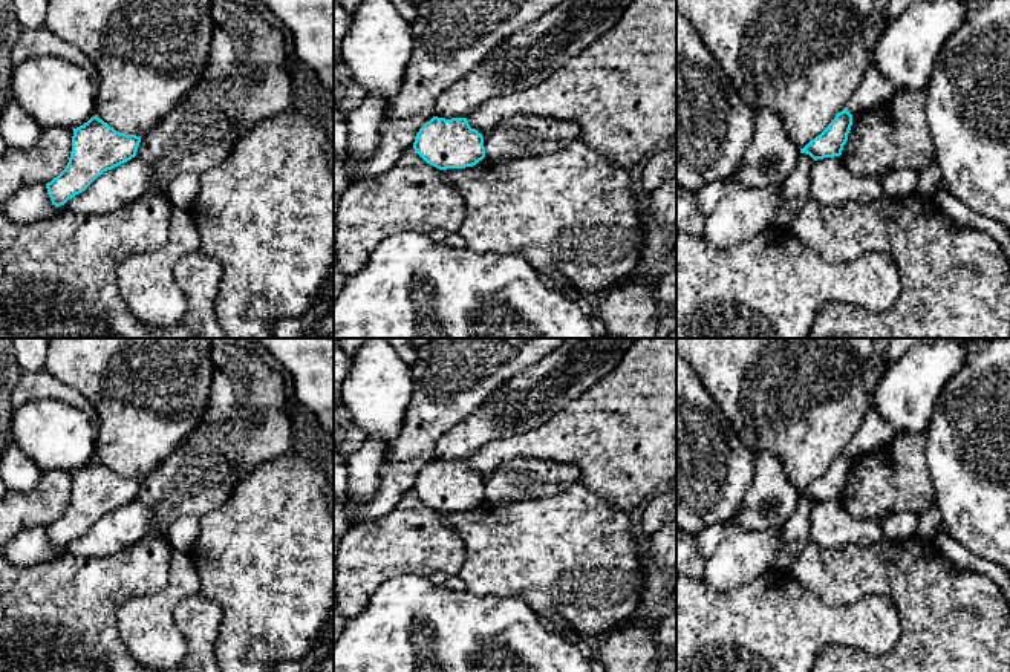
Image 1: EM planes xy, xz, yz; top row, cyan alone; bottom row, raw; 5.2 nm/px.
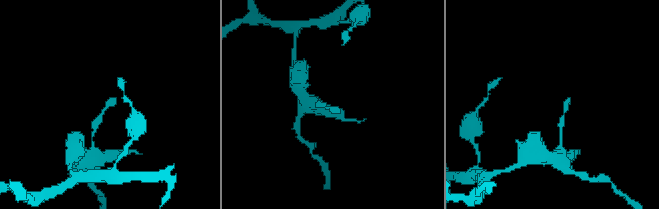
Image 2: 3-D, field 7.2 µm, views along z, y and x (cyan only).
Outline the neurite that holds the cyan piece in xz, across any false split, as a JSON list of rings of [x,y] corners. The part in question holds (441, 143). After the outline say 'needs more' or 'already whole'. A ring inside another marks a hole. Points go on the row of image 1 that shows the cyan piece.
[[[433,116],[416,133],[413,148],[439,170],[473,167],[485,158],[484,136],[467,118]]]; already whole

